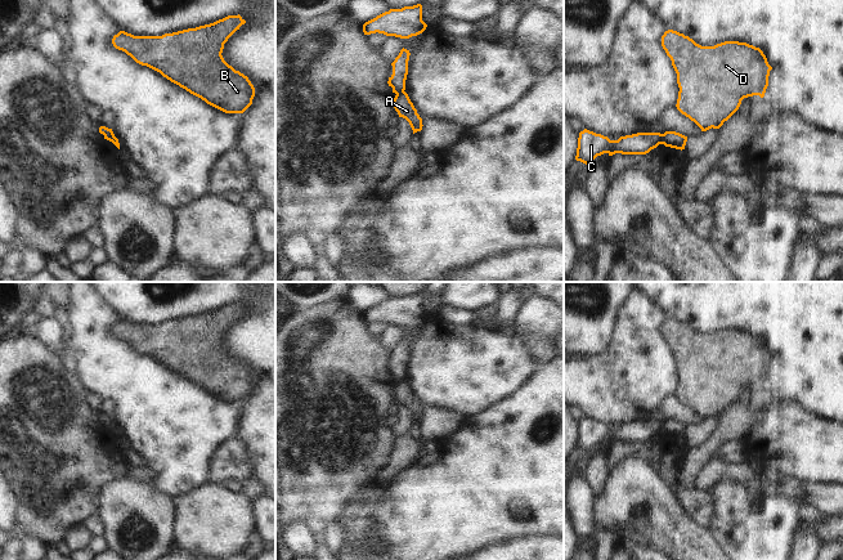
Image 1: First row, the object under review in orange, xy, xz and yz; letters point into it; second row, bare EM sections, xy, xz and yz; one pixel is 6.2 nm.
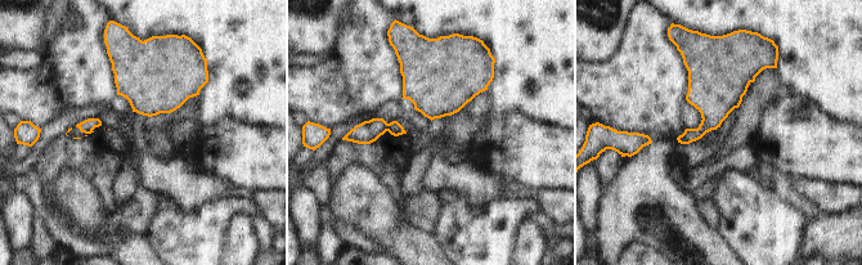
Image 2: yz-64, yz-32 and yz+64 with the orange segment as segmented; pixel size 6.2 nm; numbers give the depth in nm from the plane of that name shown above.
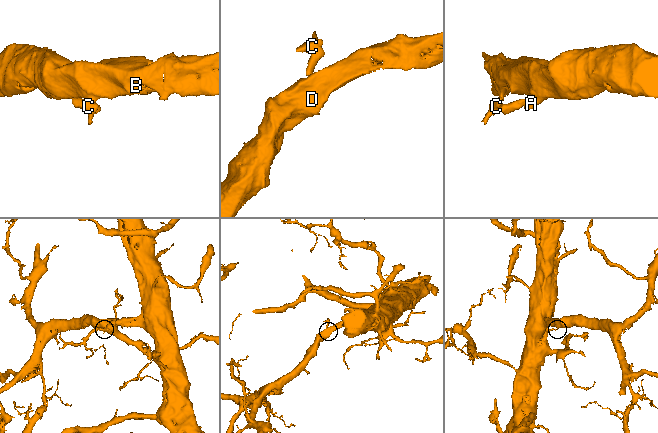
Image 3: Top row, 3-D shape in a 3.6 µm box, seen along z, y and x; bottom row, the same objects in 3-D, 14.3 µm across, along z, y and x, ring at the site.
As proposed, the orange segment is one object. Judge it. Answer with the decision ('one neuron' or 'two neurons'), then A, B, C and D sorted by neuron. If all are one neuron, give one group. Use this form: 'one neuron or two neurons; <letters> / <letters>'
two neurons; A B D / C

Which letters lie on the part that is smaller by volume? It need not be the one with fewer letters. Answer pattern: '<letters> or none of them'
C

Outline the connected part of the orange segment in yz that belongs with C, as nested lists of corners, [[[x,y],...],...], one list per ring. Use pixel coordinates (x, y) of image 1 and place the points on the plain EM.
[[[584,417],[579,421],[575,448],[586,453],[592,453],[597,444],[607,442],[646,443],[662,433],[660,421],[637,421],[610,429],[607,425]]]

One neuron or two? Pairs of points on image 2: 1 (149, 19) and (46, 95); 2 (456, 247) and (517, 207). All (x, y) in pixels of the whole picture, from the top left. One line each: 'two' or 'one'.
1: two
2: one

